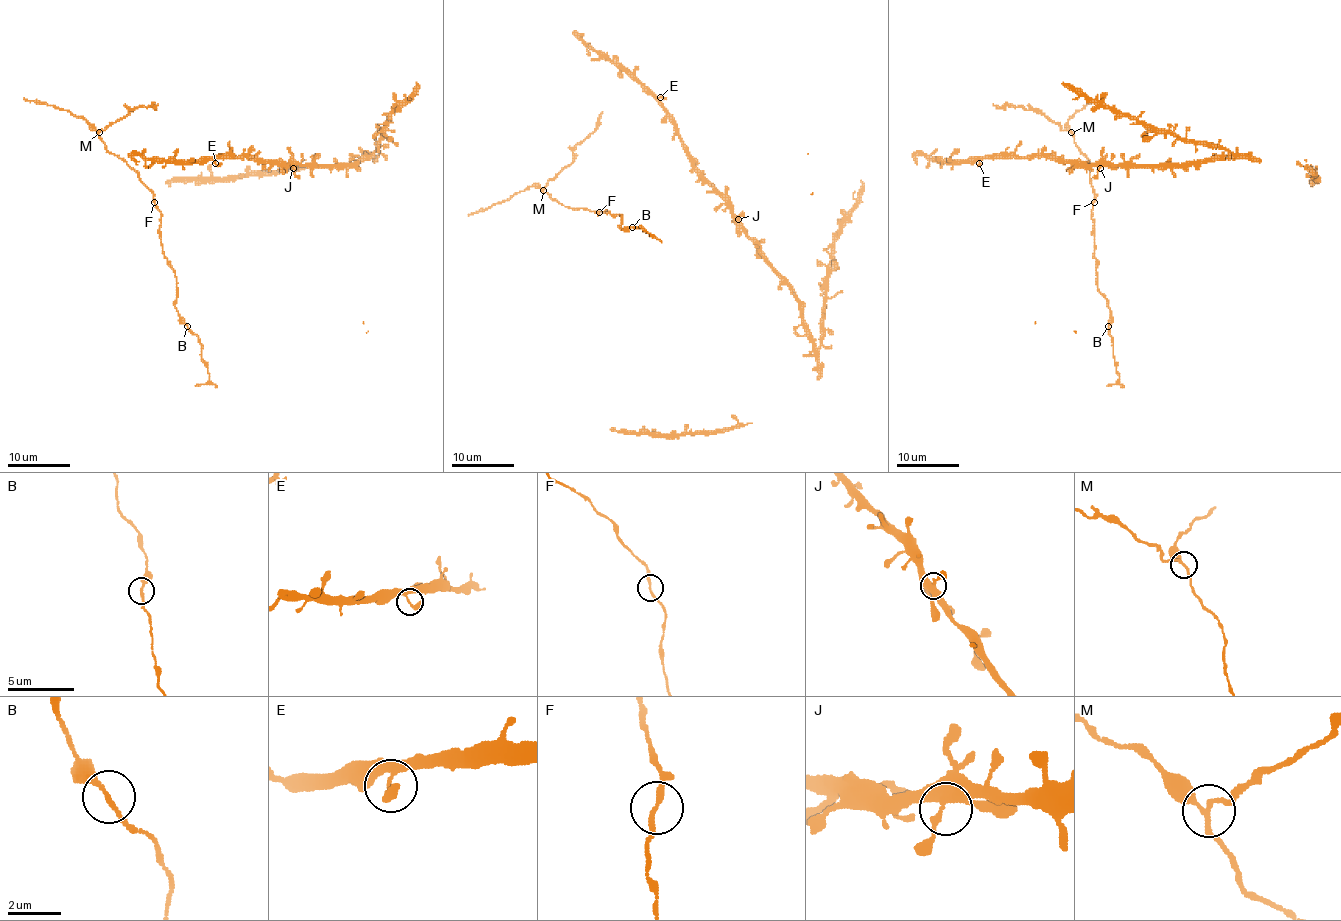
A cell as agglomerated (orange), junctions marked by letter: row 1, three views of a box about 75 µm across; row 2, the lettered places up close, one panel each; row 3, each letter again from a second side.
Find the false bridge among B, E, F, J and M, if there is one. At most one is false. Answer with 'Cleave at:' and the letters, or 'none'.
Cleave at: M

